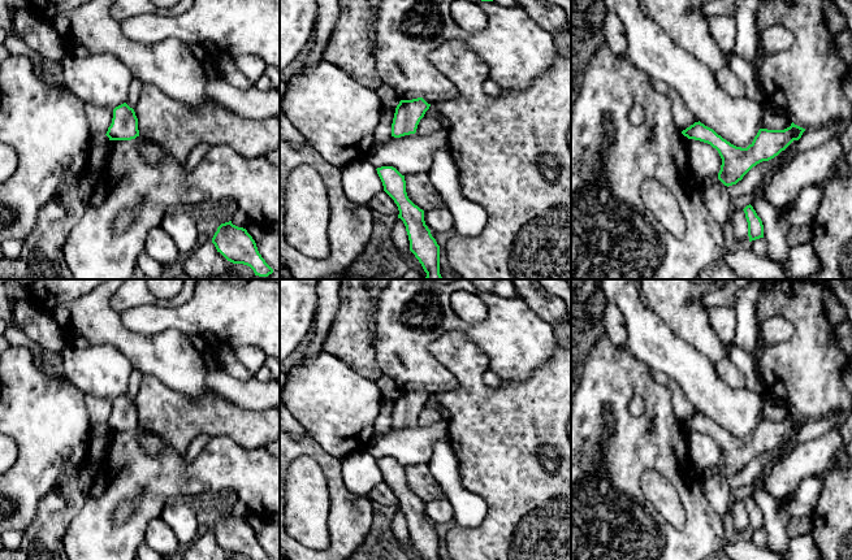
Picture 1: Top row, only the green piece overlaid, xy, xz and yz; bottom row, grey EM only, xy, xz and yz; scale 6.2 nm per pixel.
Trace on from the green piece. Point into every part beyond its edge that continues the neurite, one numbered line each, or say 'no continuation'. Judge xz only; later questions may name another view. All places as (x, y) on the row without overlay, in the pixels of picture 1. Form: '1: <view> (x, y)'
no continuation

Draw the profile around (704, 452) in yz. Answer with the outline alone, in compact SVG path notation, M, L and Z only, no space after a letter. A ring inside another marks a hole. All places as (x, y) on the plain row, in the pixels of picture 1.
M689 430L686 435L689 464L699 473L718 466L722 450L710 435Z

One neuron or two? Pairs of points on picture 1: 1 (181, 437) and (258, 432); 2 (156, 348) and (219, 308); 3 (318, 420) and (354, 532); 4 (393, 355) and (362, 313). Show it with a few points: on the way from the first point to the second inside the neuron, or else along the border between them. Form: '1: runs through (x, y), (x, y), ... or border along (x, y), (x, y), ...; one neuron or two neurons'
1: runs through (200, 425), (238, 425); one neuron
2: border along (200, 334), (165, 329), (152, 335); two neurons
3: border along (307, 430), (325, 451), (341, 460); two neurons
4: border along (377, 303), (376, 363); two neurons

